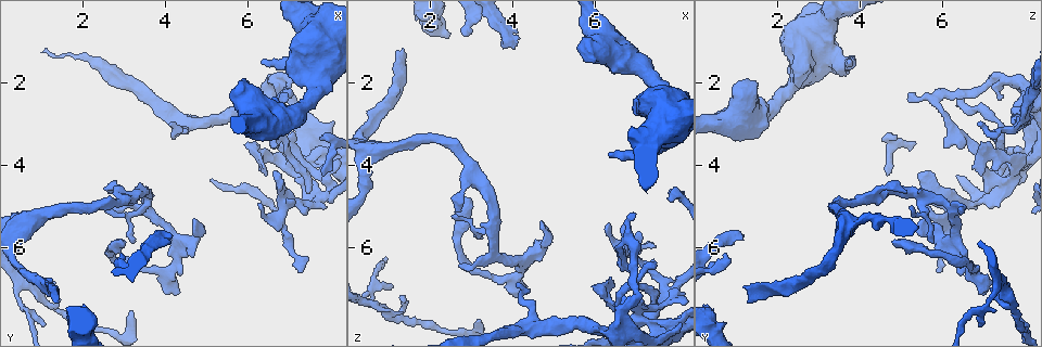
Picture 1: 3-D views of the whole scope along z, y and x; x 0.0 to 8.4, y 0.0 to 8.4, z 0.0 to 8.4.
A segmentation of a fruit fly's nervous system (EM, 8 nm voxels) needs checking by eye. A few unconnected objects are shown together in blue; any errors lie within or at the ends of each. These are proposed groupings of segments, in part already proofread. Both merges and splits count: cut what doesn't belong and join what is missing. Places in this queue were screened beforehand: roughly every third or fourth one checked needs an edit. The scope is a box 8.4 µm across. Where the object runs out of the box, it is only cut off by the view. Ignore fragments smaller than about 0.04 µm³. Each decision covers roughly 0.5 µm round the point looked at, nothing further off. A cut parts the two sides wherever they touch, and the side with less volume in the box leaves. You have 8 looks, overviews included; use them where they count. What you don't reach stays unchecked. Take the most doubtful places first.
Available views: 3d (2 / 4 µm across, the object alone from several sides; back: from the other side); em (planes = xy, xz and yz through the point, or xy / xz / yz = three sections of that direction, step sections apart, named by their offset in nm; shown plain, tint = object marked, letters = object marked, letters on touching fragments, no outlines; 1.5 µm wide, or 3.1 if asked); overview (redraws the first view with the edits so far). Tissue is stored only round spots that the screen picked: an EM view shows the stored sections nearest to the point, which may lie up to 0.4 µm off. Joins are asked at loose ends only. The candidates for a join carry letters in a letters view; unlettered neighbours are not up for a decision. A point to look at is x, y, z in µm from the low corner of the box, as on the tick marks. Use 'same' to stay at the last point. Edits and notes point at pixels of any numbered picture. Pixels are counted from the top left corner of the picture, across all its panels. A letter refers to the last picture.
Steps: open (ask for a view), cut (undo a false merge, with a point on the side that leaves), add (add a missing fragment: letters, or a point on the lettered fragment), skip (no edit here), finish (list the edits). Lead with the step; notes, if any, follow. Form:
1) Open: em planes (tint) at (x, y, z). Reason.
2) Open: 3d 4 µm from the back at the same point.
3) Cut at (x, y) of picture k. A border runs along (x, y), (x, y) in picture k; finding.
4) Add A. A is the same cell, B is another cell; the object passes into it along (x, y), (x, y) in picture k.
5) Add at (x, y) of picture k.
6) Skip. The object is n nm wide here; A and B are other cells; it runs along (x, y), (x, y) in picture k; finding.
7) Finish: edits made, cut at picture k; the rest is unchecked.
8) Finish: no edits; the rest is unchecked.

Open: em planes (letters) at (6.45, 4.30, 6.90). Free end.

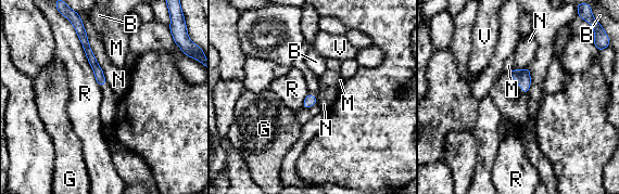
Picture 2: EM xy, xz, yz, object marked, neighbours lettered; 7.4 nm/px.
Skip. B, G, M, N, R and V are other cells; none of them fits.

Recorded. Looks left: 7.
Open: 3d 2 µm at (6.25, 1.55, 3.70). Branch stops here.

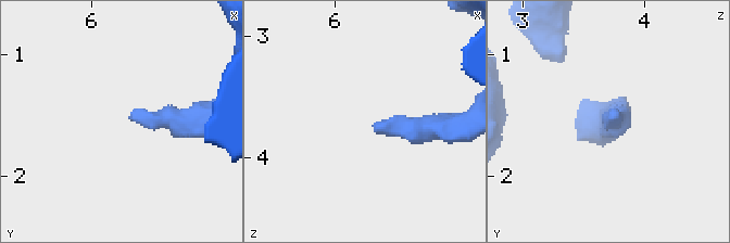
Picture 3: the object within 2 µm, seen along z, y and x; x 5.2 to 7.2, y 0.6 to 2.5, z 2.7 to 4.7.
Open: em planes (letters) at (6.32, 1.52, 3.78). Need the tissue.

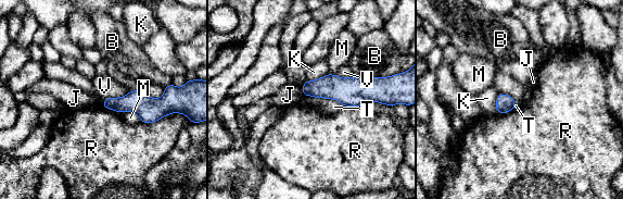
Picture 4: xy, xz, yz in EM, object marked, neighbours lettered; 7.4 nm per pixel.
Skip. The longest contact is with V, 220 nm; B, J, K, M, R, T and V are other cells; a border runs along (301, 87), (304, 95) in picture 4; none of them fits.

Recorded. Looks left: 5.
Open: em planes (tint) at (6.90, 2.15, 7.85). Touches itself.

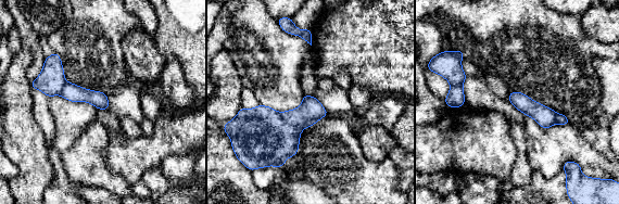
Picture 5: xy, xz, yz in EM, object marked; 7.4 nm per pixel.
Open: em planes (letters) at the same point.

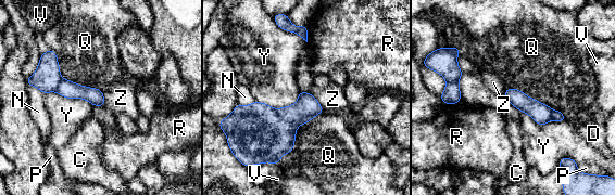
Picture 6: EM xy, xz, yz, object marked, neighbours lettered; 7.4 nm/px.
Cut at (306, 107) of picture 6. C, D, N, P, Q, R, V, Y and Z are other cells; two neurons meet here.

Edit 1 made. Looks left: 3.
Finish: edits made, cut at picture 6; the rest is unchecked.

